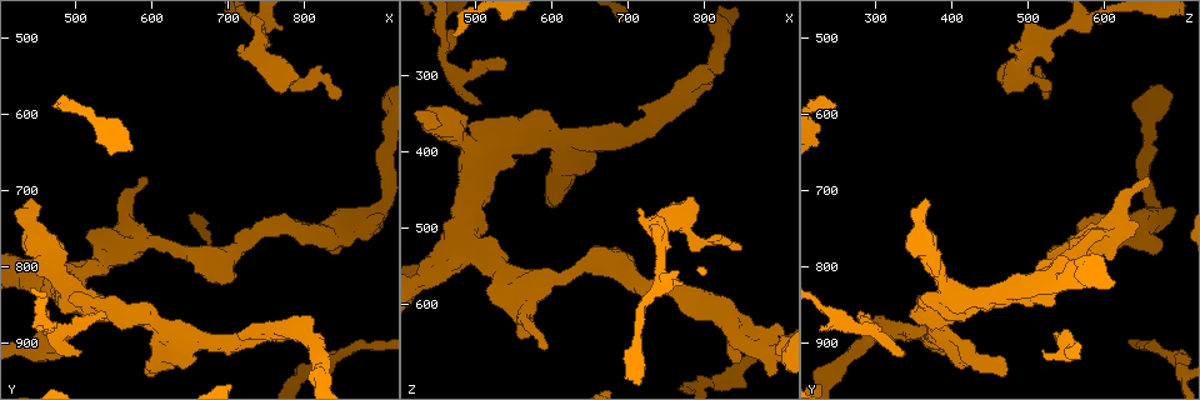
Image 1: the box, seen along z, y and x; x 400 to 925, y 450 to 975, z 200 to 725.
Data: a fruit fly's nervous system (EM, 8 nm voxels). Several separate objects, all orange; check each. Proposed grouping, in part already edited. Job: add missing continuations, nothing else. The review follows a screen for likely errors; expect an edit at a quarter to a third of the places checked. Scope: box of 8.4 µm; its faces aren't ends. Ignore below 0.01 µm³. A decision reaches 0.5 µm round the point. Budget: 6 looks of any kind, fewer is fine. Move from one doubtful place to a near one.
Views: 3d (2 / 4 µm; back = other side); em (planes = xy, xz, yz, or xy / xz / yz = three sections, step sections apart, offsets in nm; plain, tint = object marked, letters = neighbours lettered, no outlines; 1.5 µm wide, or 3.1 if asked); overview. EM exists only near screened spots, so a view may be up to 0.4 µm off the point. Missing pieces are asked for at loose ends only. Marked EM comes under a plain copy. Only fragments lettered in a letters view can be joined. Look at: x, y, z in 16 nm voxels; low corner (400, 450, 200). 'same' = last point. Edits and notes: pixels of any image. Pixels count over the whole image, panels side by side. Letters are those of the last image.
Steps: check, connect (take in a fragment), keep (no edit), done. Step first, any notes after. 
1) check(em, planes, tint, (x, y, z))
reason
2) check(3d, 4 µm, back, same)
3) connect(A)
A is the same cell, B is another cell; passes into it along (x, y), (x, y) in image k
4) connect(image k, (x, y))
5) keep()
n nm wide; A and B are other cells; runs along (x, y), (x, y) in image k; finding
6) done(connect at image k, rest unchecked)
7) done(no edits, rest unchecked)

check(3d, 2 µm, (470, 590, 250))
free end

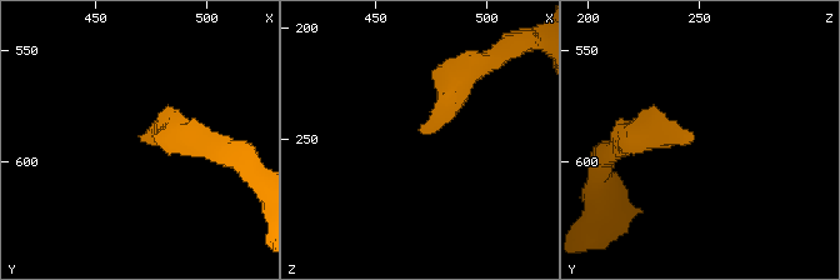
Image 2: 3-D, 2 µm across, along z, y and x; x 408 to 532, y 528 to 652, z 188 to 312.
check(em, planes, letters, (471, 589, 245))
shape alone is not enough

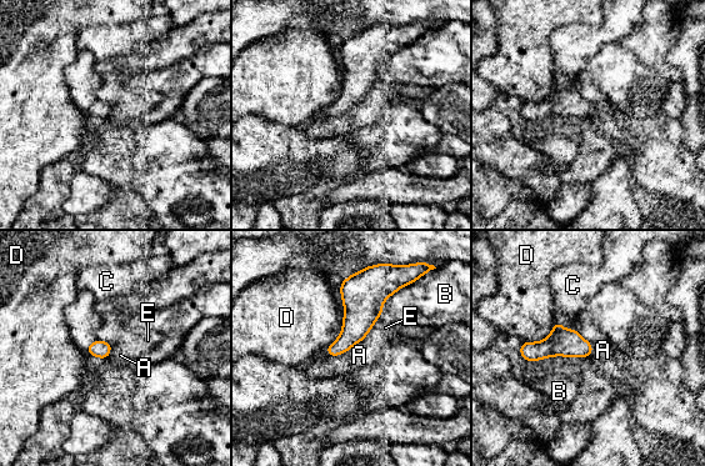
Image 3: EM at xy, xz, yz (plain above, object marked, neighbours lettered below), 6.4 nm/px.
keep()
A touches over 280 nm; A, B, C, D and E are other cells; border along (555, 320), (543, 340), (523, 342) in image 3; none of them fits

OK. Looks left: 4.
check(em, planes, letters, (600, 945, 470))
free end

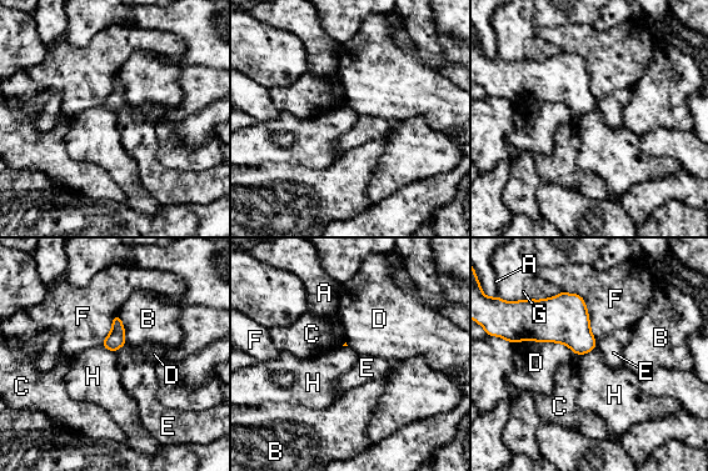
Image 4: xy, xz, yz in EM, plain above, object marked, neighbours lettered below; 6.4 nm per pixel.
keep()
A, B, C, D, E, F, G and H are other cells; border along (101, 345), (115, 352) in image 4; none of them fits

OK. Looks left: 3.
check(3d, 2 µm, (505, 910, 340))

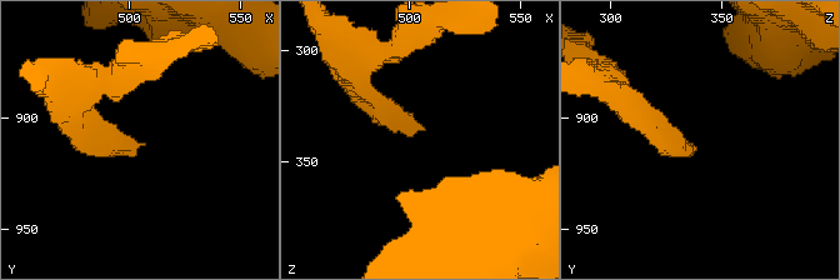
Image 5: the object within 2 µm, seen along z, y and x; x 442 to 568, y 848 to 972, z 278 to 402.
check(em, planes, letters, (504, 911, 337))
now the EM

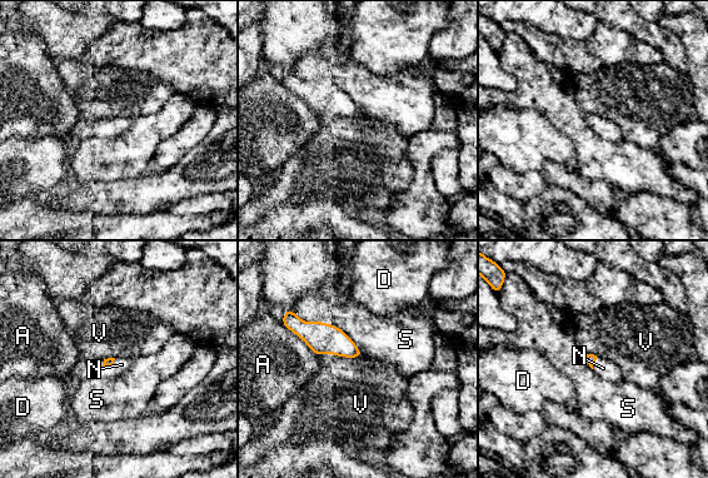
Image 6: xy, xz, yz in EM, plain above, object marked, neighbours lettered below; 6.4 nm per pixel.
connect(N)
N is the same cell, A, D, S and V are other cells; passes into it along (591, 358), (594, 362), (603, 368) in image 6; the neuron continues

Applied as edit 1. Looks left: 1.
done(connect at image 6, rest unchecked)

